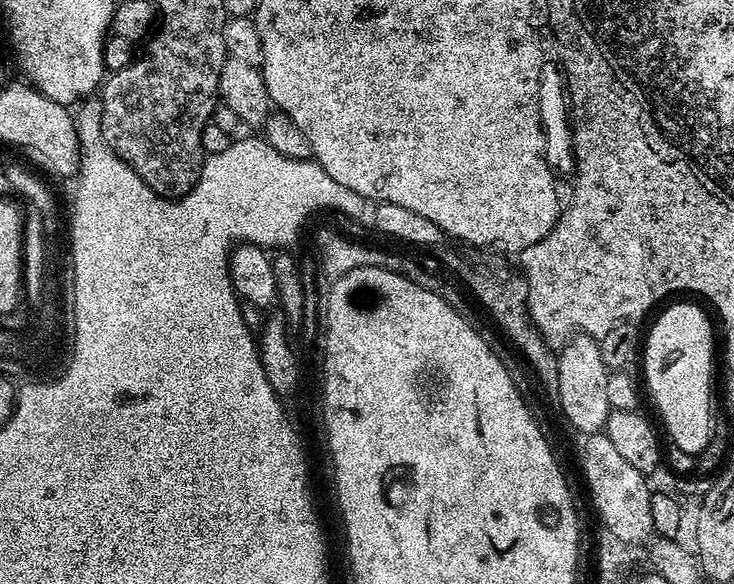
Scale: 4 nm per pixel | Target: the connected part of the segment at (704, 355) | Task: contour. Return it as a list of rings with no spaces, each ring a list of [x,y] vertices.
[[[672,304],[646,332],[642,364],[648,392],[660,411],[660,420],[680,452],[699,457],[710,442],[712,425],[712,324],[696,304]]]

